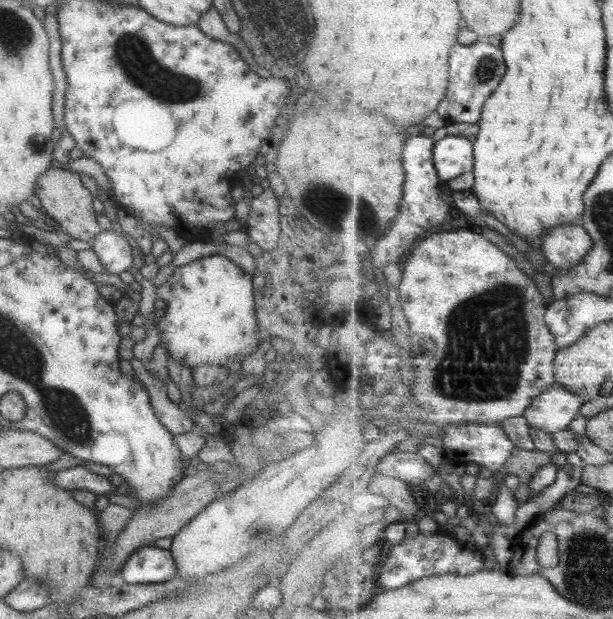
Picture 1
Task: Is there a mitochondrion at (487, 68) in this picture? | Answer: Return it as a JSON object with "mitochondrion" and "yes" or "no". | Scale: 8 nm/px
{"mitochondrion":"yes"}

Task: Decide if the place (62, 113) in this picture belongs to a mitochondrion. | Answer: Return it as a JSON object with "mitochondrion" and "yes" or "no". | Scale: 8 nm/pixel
{"mitochondrion":"no"}

